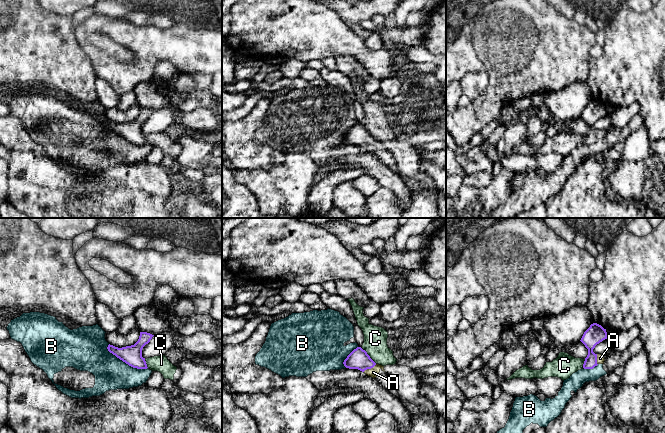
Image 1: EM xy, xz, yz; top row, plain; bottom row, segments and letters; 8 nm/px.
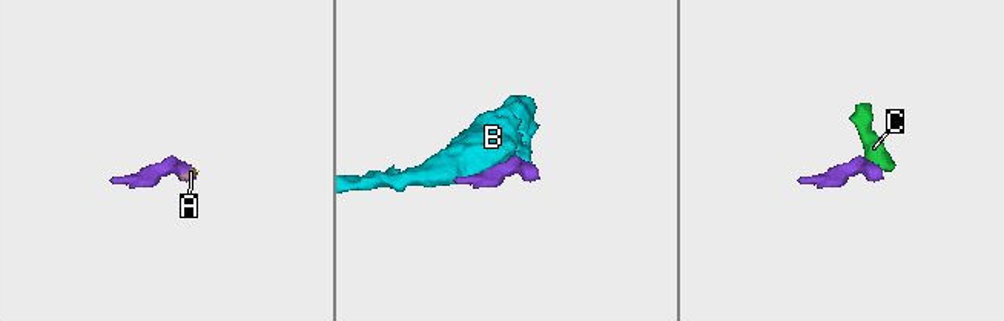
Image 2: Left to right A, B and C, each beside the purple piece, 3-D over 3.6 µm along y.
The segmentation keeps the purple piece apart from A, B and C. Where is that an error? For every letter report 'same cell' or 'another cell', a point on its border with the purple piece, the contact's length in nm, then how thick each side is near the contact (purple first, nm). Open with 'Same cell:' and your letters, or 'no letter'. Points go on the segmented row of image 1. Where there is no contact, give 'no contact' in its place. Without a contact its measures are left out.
Same cell: A
A: same cell | xz (369, 368) | 130 nm | 160/80 nm
B: another cell | xy (125, 362) | 380 nm | 160/260 nm
C: another cell | xz (368, 355) | 190 nm | 160/190 nm

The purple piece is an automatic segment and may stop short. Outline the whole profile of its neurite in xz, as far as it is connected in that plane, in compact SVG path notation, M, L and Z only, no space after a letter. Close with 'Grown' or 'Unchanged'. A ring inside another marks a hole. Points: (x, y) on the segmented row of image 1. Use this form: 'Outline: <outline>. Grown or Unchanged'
Outline: M361 347L354 349L344 360L343 364L346 368L358 369L366 375L375 378L386 390L401 401L393 378L385 372L384 366L376 364Z. Grown

